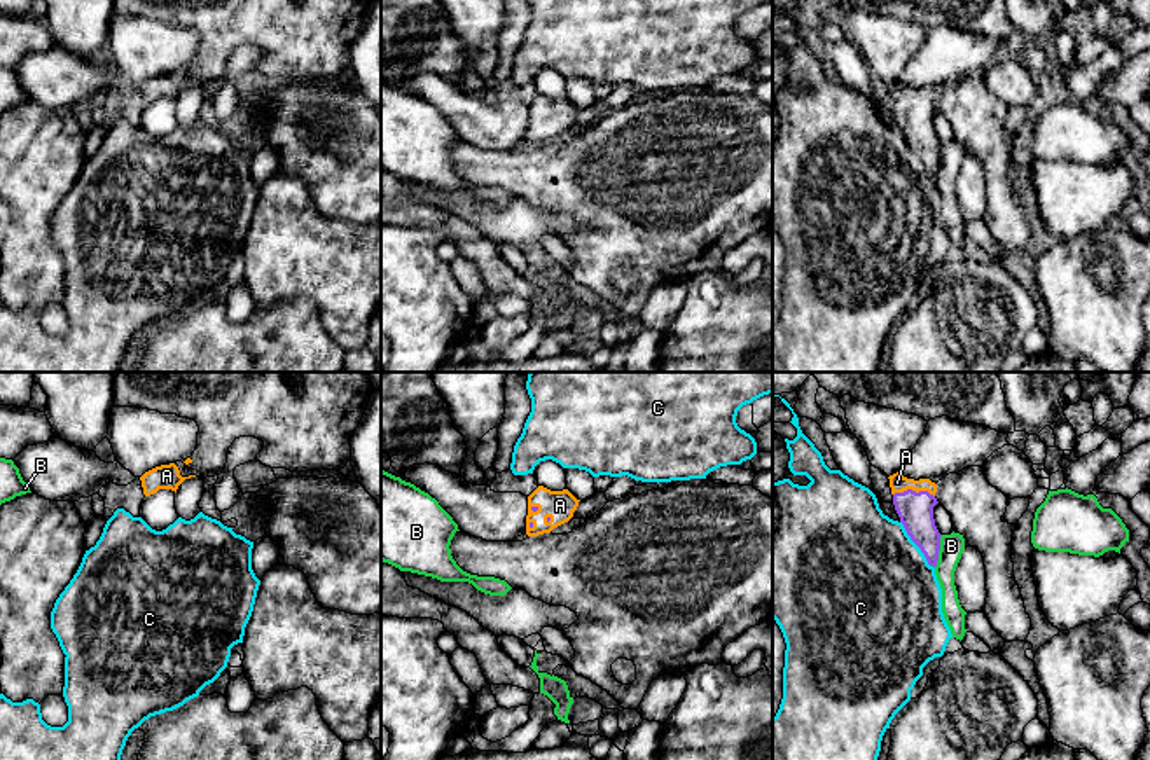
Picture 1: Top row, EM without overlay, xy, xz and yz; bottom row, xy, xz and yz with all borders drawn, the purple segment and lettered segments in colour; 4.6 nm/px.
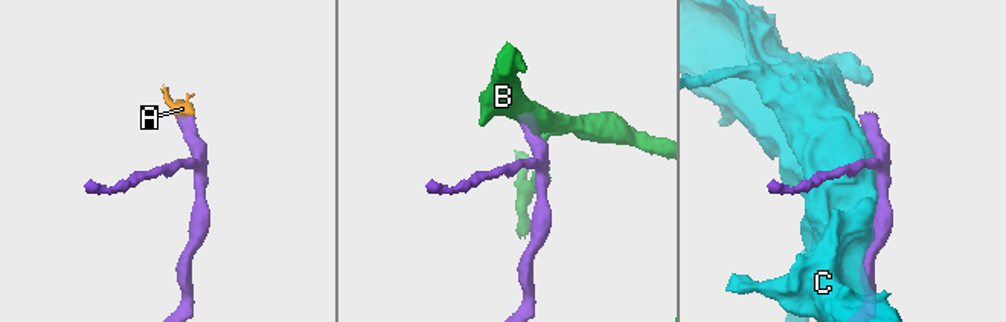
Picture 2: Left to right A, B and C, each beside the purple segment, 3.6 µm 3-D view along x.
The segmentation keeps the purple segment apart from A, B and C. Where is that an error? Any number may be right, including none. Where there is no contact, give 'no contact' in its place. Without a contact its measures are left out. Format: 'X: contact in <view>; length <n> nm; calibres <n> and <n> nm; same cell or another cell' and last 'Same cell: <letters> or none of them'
A: contact in yz; length 190 nm; calibres 160 and 80 nm; same cell
B: contact in yz; length 160 nm; calibres 160 and 110 nm; another cell
C: contact in yz; length 280 nm; calibres 160 and 500 nm; another cell
Same cell: A

